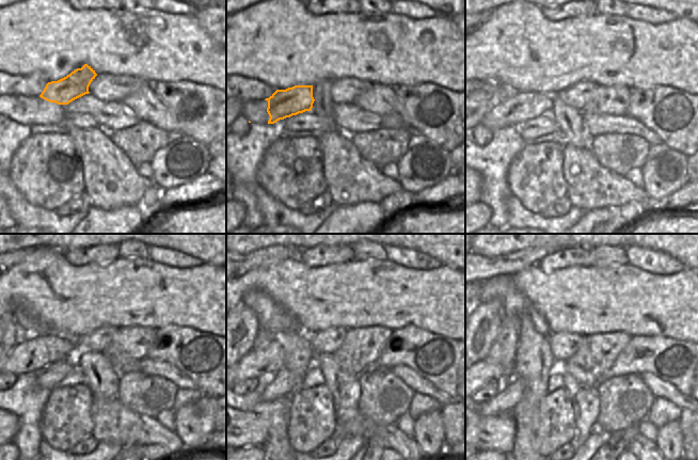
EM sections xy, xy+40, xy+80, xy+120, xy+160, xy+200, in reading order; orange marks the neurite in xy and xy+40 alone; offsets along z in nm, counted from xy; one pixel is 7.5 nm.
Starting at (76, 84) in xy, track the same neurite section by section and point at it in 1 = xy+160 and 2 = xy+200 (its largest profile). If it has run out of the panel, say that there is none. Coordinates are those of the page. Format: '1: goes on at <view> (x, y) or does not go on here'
1: goes on at xy+160 (269, 359)
2: goes on at xy+200 (487, 371)

